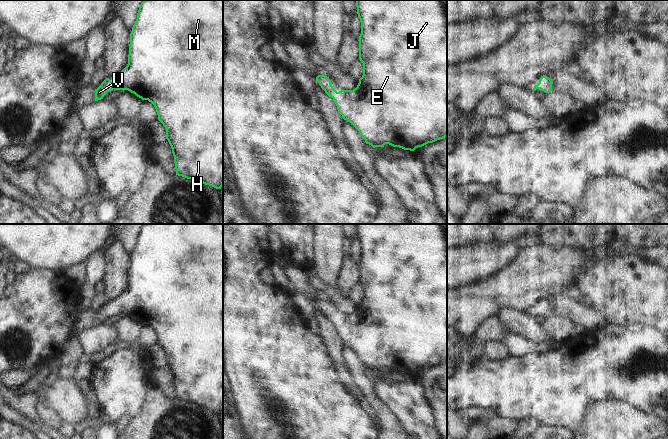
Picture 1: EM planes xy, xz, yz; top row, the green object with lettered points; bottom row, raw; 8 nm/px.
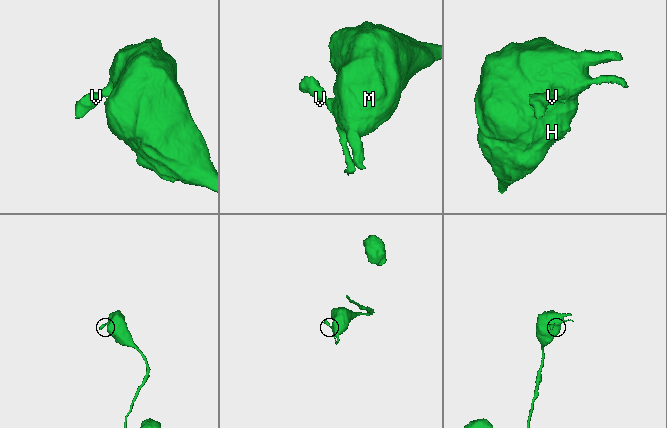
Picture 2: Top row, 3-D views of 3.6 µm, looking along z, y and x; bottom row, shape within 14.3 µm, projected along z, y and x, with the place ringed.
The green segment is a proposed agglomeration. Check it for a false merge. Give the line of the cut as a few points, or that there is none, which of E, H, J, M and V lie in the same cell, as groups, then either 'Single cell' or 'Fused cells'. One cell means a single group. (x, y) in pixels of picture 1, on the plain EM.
No split. Groups: E H J M V. Single cell.

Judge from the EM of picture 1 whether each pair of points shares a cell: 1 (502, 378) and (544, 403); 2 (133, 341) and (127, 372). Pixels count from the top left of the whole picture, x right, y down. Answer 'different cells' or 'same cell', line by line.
1: same cell
2: different cells

